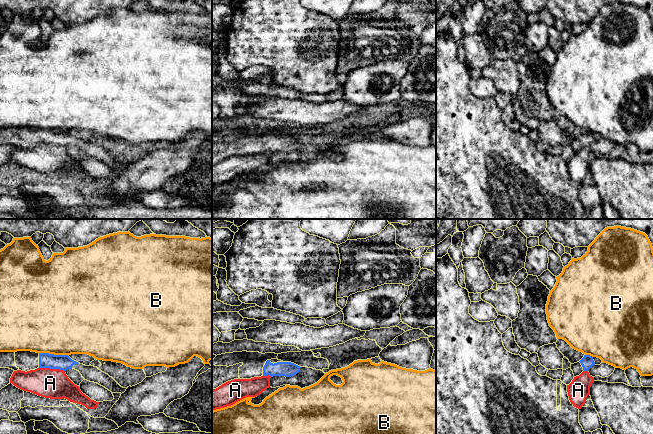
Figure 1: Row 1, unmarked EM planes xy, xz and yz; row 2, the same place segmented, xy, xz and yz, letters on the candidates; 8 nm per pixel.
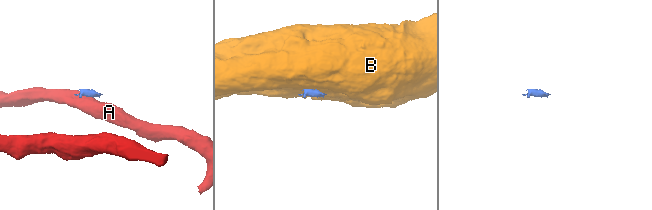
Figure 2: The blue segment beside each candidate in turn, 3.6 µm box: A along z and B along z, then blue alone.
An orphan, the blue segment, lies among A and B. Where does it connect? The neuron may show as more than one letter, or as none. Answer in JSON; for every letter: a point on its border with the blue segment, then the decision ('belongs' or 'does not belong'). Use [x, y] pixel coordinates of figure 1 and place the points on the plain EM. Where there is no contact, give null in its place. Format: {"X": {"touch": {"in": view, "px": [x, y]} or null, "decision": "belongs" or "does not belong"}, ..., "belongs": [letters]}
{"A": {"touch": {"in": "xy", "px": [52, 144]}, "decision": "does not belong"}, "B": {"touch": {"in": "xy", "px": [53, 130]}, "decision": "does not belong"}, "belongs": []}

